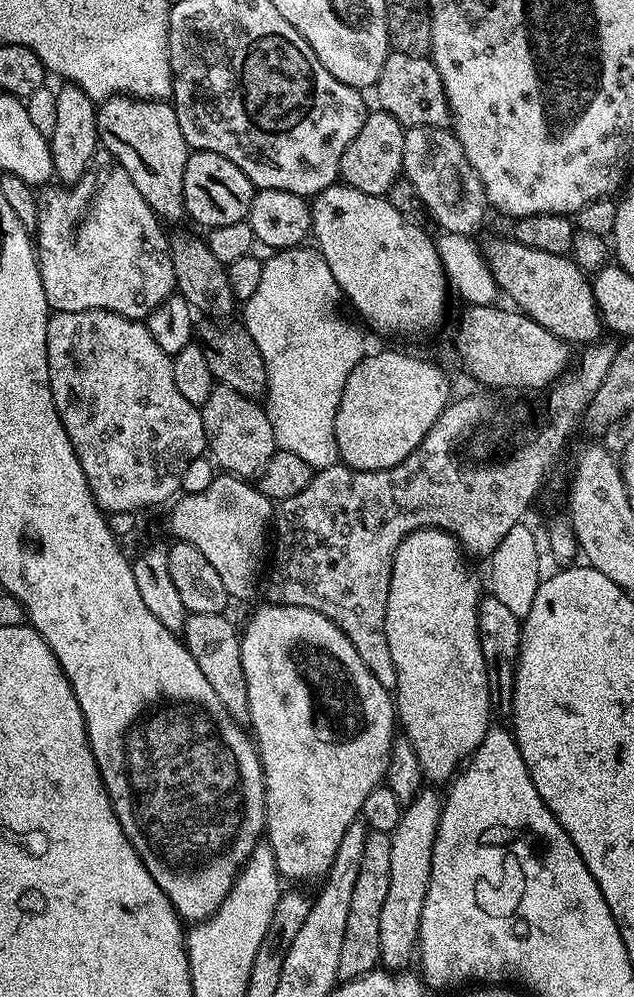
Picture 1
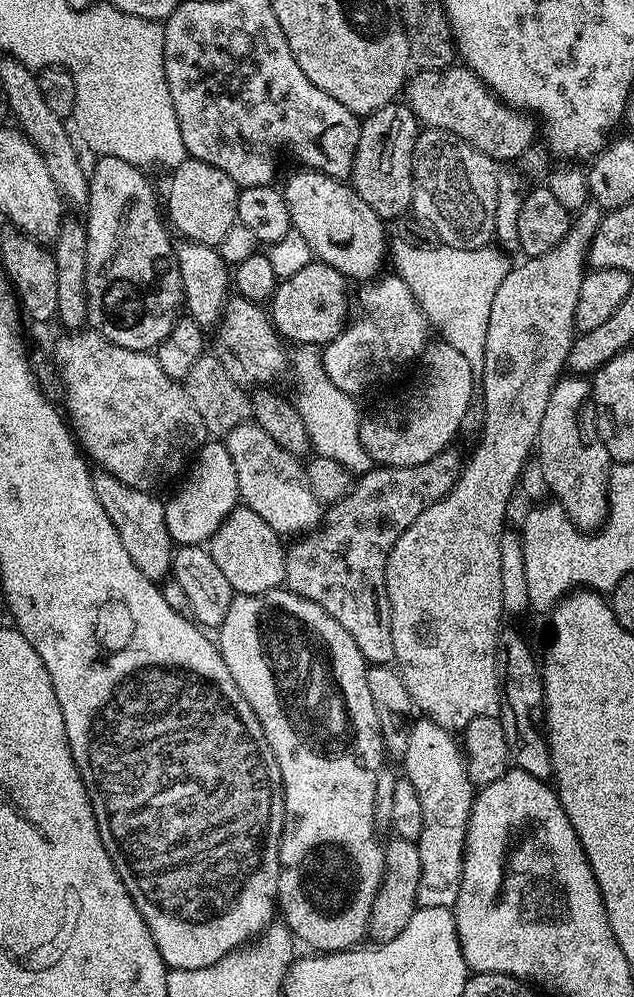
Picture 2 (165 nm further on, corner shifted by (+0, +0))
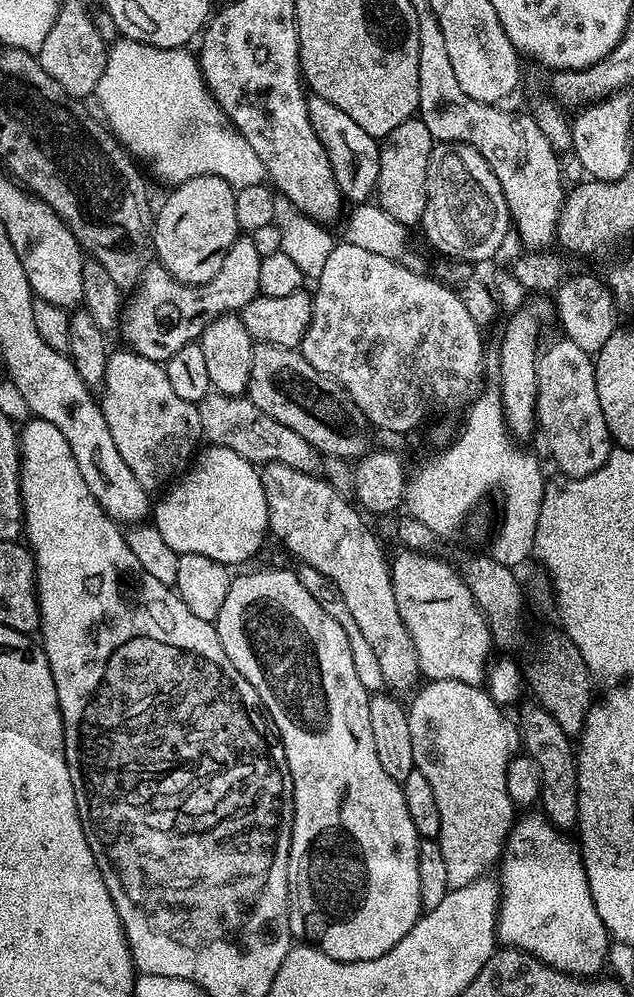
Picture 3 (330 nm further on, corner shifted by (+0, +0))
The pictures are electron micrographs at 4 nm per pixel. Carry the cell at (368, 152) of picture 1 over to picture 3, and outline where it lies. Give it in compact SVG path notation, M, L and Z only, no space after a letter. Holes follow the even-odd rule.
M419 118L394 126L394 130L390 130L390 134L379 141L380 157L374 200L390 218L394 218L394 222L405 226L416 226L420 223L428 193L425 172L433 143L430 130L426 130Z

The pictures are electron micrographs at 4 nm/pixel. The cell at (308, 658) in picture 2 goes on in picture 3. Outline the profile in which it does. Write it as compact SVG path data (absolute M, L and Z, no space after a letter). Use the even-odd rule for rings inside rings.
M268 568L265 572L248 572L245 576L237 575L230 586L230 594L226 594L226 602L222 602L222 610L218 610L218 618L214 621L216 633L222 642L222 650L226 650L226 658L234 662L234 670L254 686L263 711L270 721L271 727L280 737L284 747L284 757L292 779L294 794L294 818L292 819L292 837L290 838L290 854L288 855L288 909L290 910L290 930L297 941L313 948L321 948L330 958L342 962L366 962L370 958L382 958L415 926L422 915L420 907L420 841L422 837L414 830L414 822L410 822L410 812L406 810L406 798L401 781L390 778L386 770L378 763L378 754L374 754L374 737L370 731L369 692L358 682L358 673L354 670L354 657L350 654L350 642L346 638L346 630L314 602L314 597L306 591L306 586L296 576L295 571L287 572L284 568Z

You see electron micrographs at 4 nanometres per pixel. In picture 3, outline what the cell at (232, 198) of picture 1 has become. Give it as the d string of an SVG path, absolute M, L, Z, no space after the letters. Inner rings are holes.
M209 174L181 180L171 191L172 193L165 198L164 205L161 208L157 207L154 212L152 248L154 256L156 252L155 259L178 282L193 286L211 285L220 271L225 268L225 261L229 259L232 244L242 232L236 209L237 189L232 188L222 178Z

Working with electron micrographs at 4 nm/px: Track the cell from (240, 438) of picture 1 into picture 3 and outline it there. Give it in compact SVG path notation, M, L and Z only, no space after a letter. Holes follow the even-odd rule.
M265 464L259 473L266 494L271 535L276 535L285 550L297 556L300 564L309 564L336 587L358 631L373 648L385 685L396 694L411 693L422 680L418 656L398 614L389 559L384 558L377 533L364 525L361 509L349 497L338 494L327 480L311 472Z

